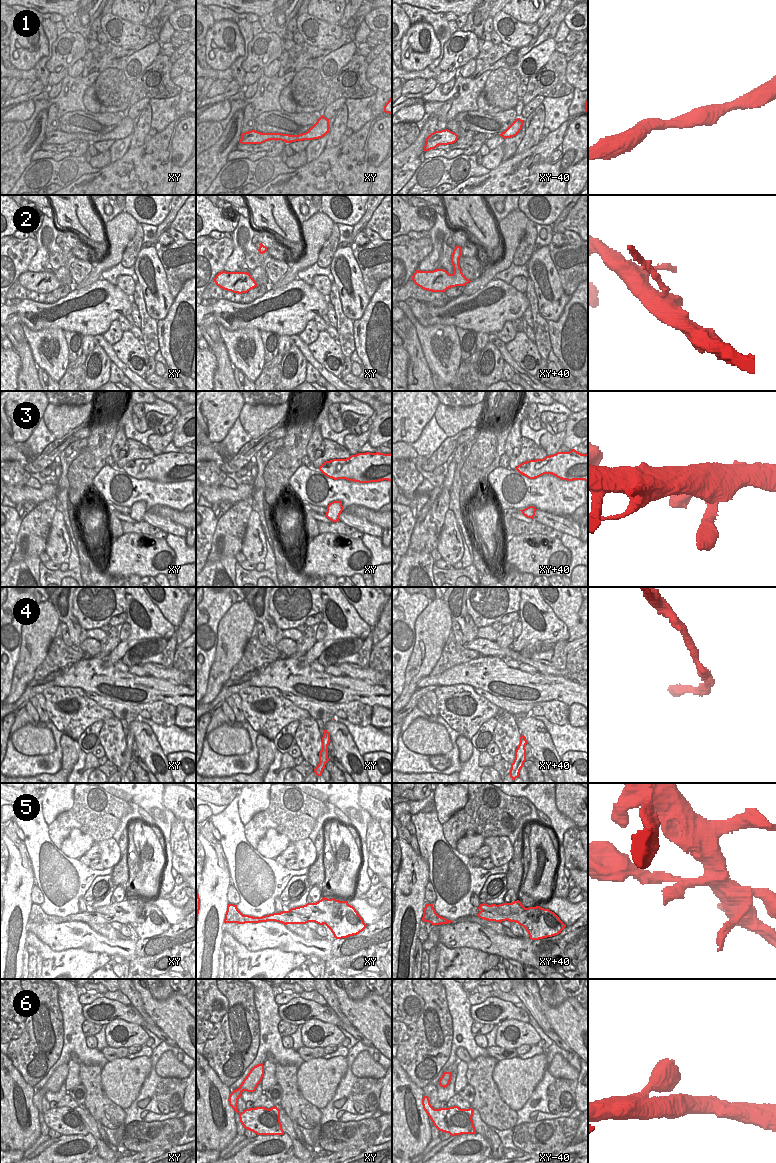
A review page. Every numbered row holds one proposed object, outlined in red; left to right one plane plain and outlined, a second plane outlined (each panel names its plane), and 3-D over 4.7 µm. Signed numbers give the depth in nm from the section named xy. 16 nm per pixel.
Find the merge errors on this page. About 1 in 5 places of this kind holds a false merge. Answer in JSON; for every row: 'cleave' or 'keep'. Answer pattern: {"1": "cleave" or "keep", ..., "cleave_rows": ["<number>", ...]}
{"1": "keep", "2": "keep", "3": "keep", "4": "keep", "5": "cleave", "6": "keep", "cleave_rows": ["5"]}

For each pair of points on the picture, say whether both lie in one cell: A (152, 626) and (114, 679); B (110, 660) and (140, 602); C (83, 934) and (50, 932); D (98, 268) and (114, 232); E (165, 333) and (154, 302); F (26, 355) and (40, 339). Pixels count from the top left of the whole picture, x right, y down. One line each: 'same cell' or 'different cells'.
A: different cells
B: same cell
C: same cell
D: same cell
E: different cells
F: different cells

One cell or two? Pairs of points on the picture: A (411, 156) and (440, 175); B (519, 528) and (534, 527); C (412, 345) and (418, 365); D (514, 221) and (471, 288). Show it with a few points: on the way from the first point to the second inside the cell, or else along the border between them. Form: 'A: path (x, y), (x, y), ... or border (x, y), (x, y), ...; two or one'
A: border (423, 160), (407, 181); two
B: path (523, 528), (530, 528); one
C: path (414, 350), (417, 360); one
D: path (511, 239), (507, 258), (489, 273); one

